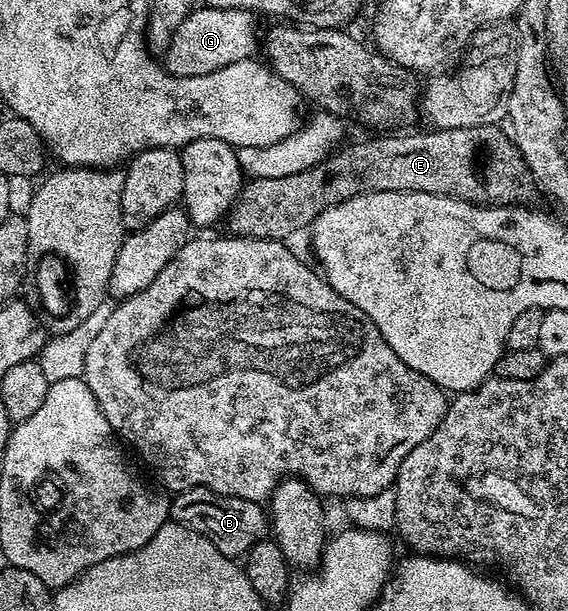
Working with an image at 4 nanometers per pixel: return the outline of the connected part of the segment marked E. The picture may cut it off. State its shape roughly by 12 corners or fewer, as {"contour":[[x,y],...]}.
{"contour":[[497,125],[386,132],[292,176],[249,179],[235,238],[290,240],[329,206],[428,192],[525,203]]}

